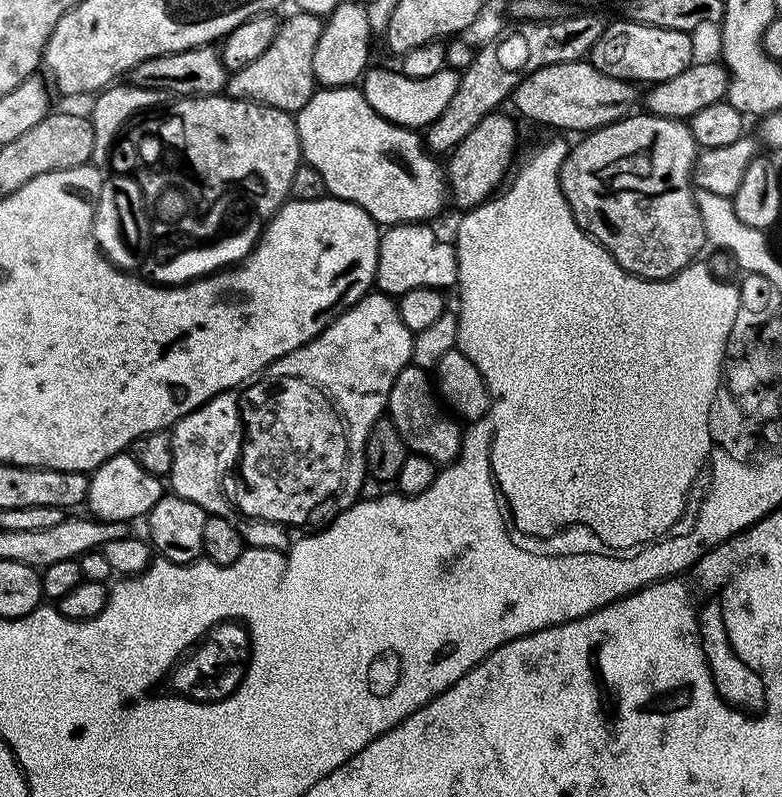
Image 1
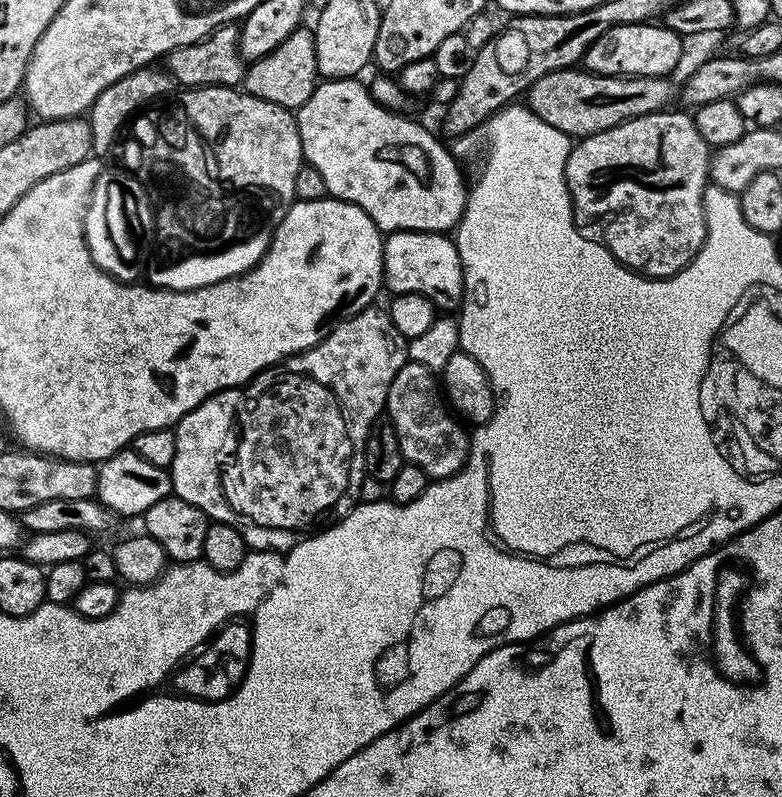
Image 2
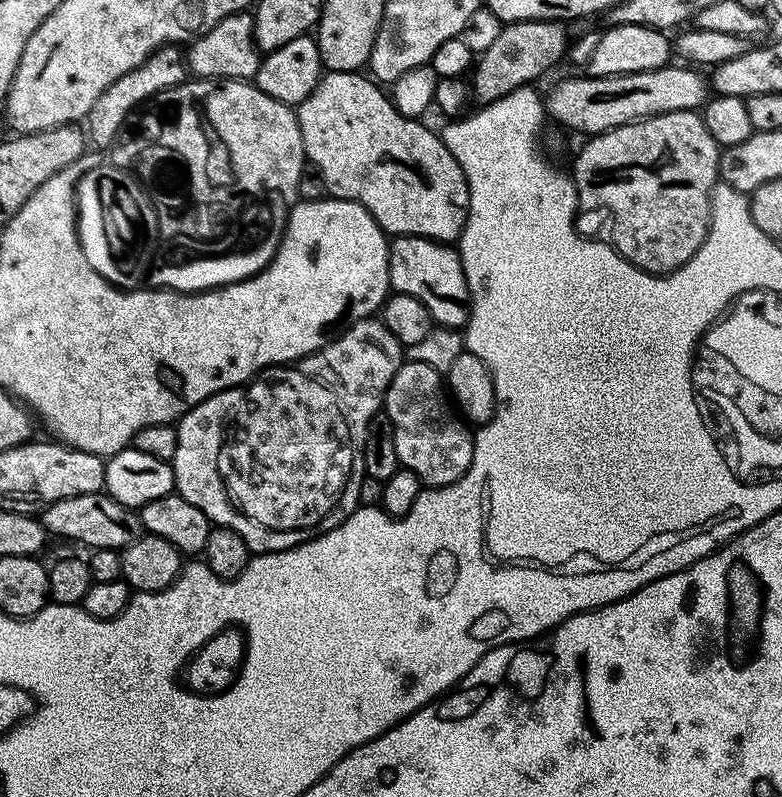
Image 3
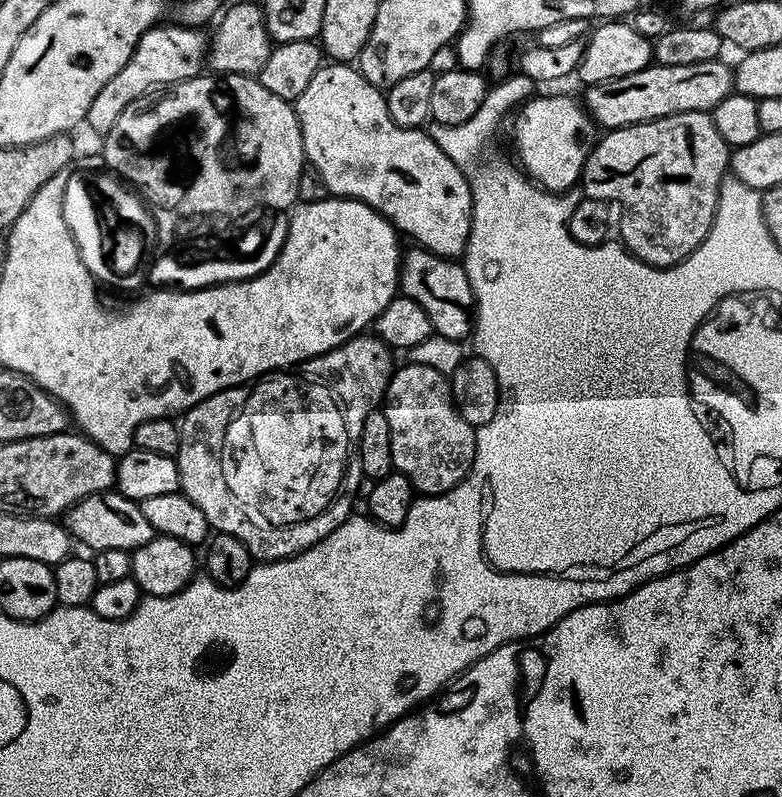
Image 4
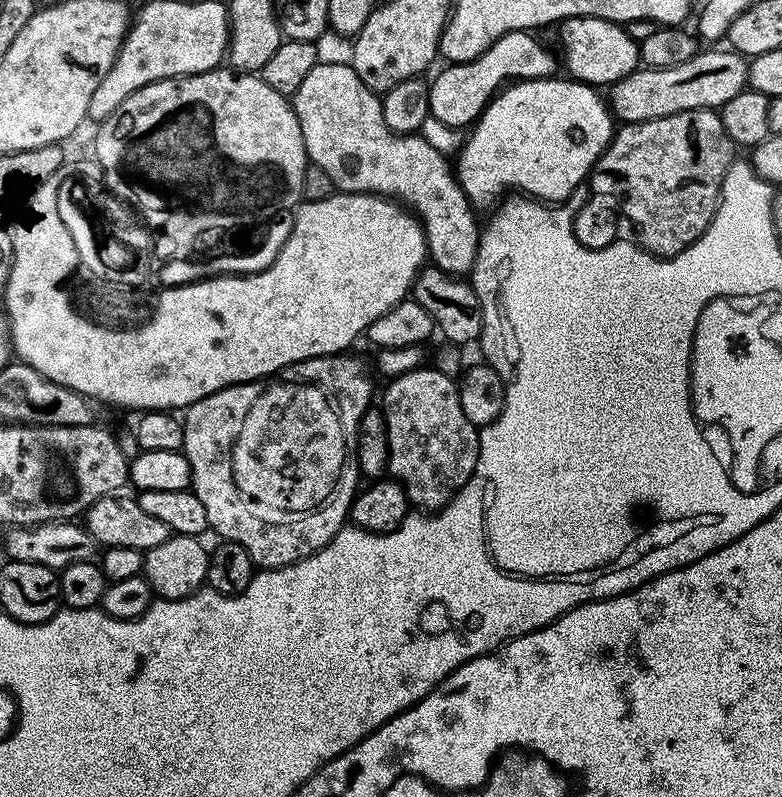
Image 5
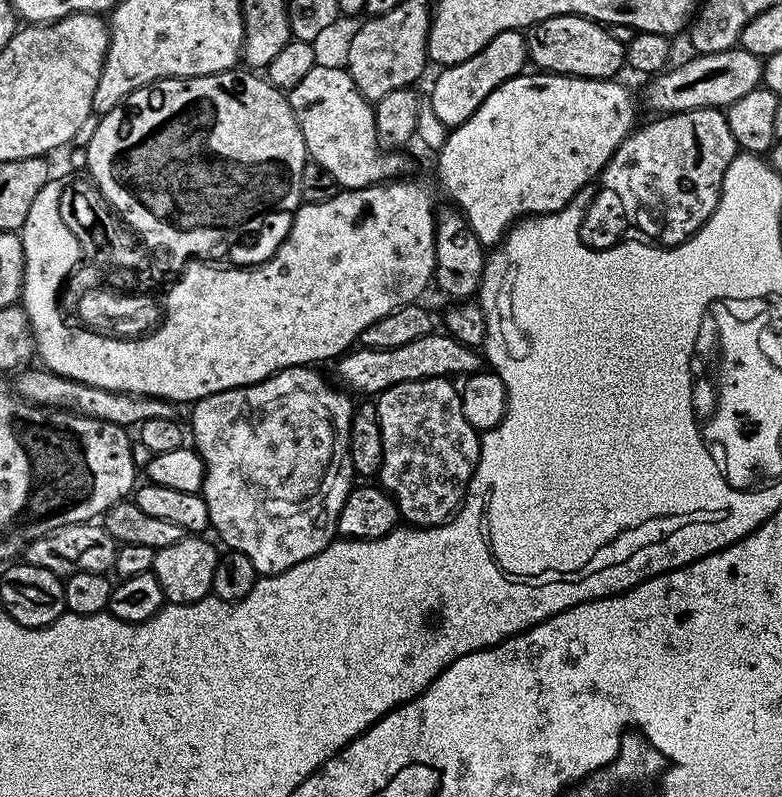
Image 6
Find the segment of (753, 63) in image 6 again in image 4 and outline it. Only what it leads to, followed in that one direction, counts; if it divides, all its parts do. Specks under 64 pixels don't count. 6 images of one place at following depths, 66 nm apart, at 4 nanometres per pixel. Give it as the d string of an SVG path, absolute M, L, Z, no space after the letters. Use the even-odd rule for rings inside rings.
M723 59L712 61L694 62L693 65L668 66L653 62L647 68L638 70L634 74L626 74L622 78L607 80L601 84L589 84L583 89L583 107L587 115L592 116L601 124L601 129L611 130L625 128L631 124L641 124L647 120L657 120L673 116L679 112L708 112L722 102L722 98L731 96L734 91L734 72L731 67L723 64Z

